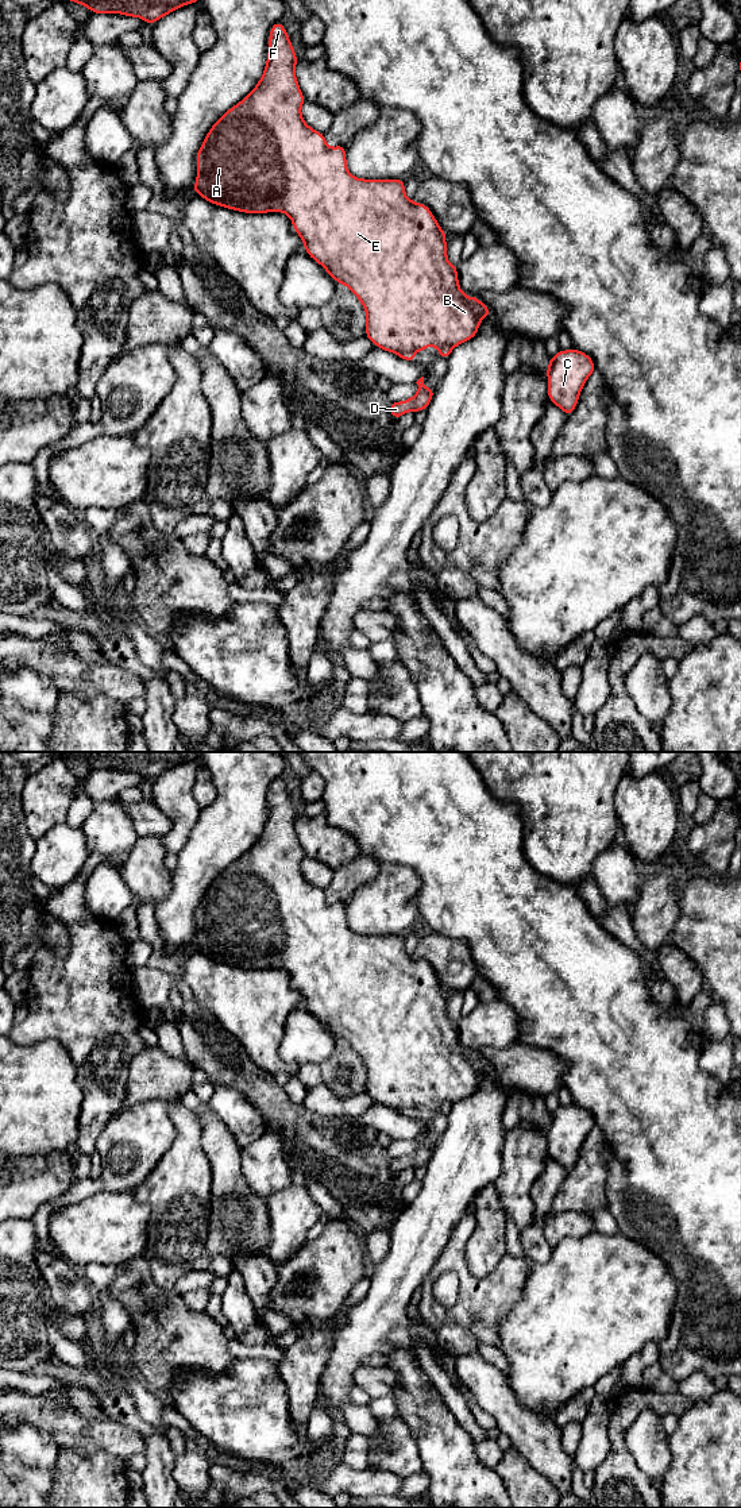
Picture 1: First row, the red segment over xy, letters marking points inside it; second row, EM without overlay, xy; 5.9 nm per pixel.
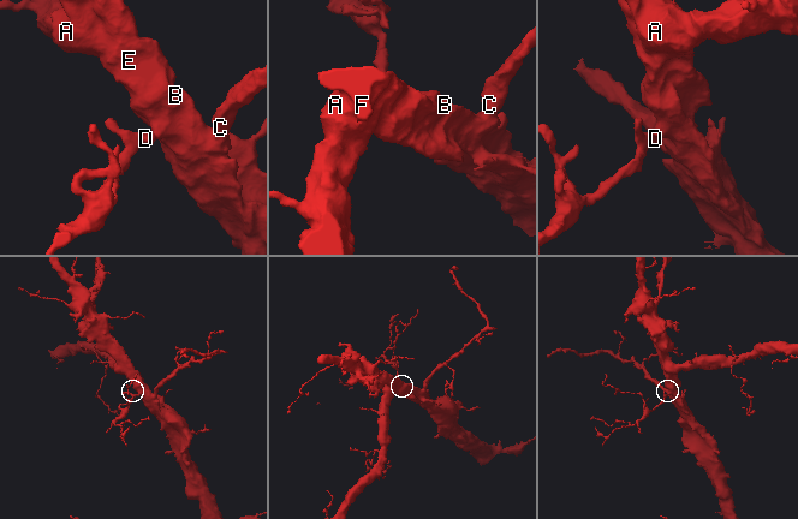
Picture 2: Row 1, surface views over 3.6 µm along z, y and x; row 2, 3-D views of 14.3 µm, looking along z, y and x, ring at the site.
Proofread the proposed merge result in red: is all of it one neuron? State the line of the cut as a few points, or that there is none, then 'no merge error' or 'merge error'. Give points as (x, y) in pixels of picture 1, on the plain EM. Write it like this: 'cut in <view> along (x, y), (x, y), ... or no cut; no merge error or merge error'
no cut; no merge error

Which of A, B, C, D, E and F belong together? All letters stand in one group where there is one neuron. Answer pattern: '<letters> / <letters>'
A B C D E F

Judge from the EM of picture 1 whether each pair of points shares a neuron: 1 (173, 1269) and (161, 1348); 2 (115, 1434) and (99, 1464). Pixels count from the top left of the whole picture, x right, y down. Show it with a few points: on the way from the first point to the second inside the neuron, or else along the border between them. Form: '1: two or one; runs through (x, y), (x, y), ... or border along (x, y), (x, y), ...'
1: two; border along (149, 1265), (150, 1275), (159, 1287), (176, 1287)
2: two; border along (74, 1451), (105, 1451), (126, 1462)

